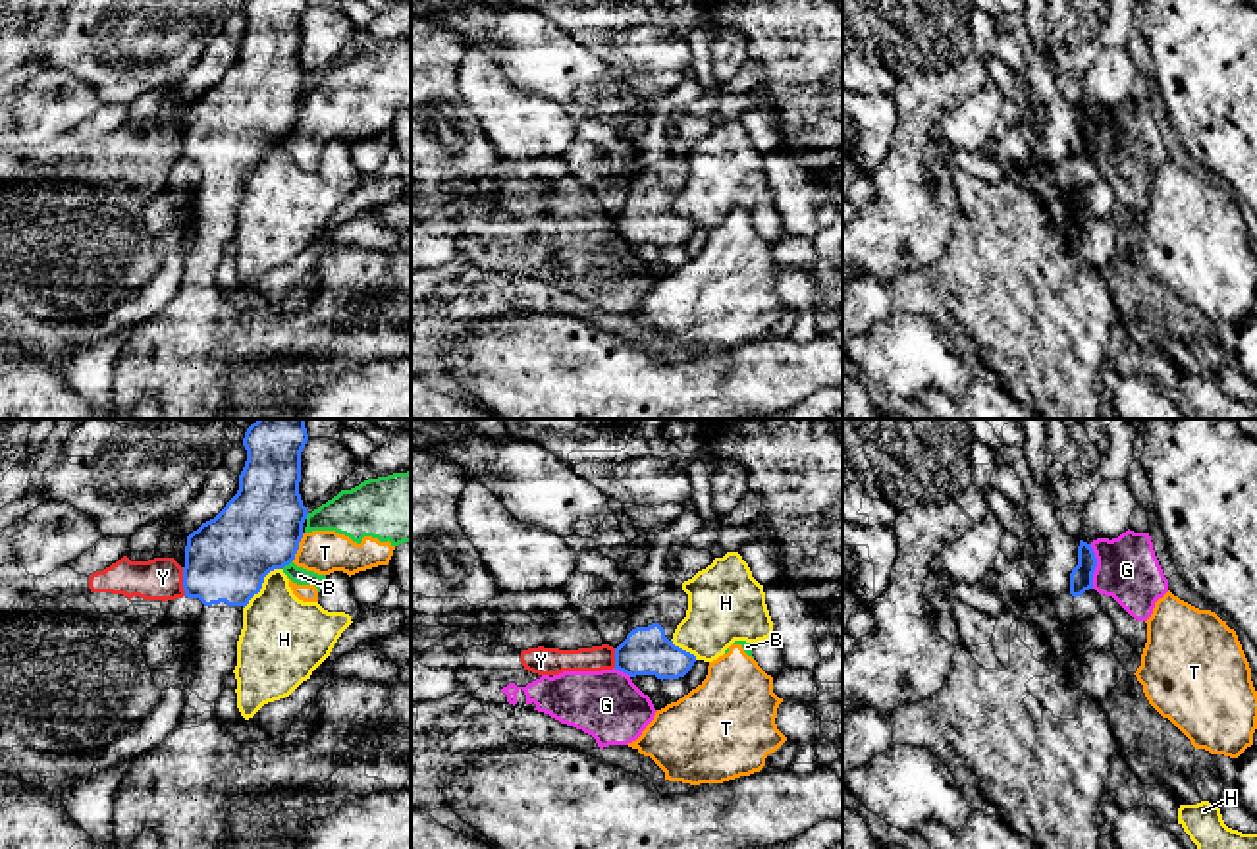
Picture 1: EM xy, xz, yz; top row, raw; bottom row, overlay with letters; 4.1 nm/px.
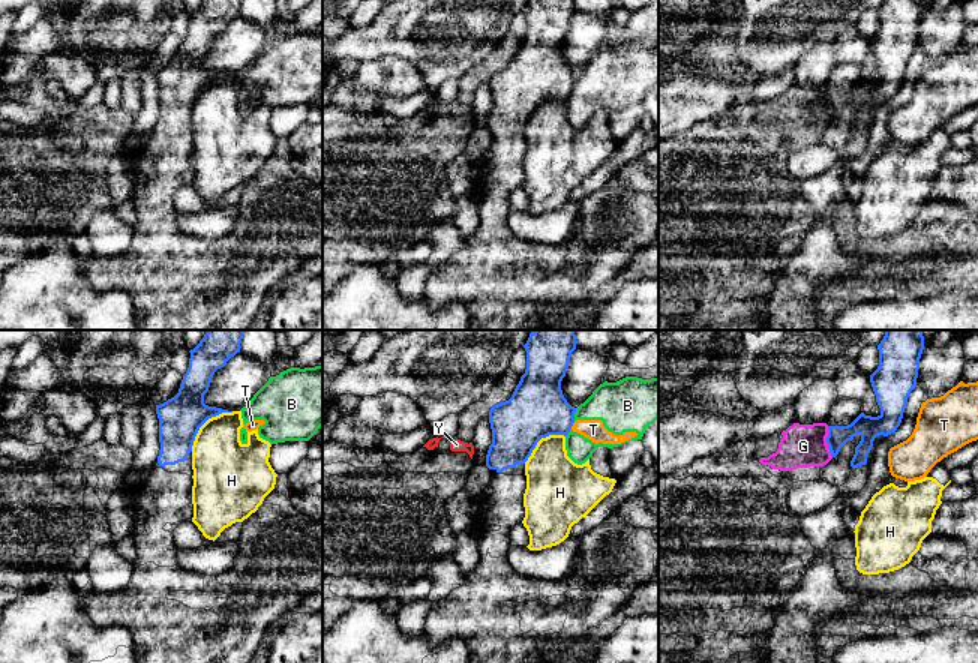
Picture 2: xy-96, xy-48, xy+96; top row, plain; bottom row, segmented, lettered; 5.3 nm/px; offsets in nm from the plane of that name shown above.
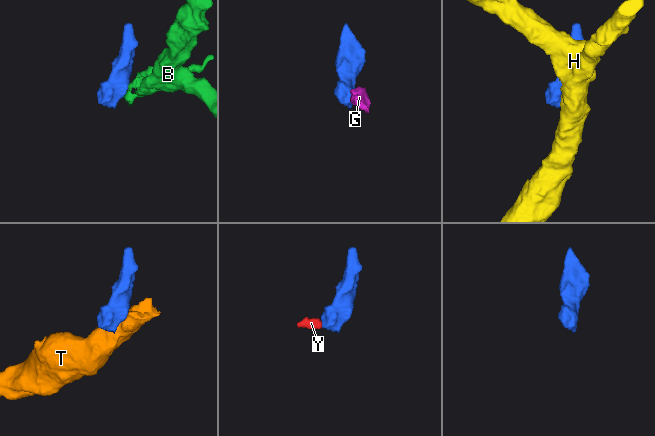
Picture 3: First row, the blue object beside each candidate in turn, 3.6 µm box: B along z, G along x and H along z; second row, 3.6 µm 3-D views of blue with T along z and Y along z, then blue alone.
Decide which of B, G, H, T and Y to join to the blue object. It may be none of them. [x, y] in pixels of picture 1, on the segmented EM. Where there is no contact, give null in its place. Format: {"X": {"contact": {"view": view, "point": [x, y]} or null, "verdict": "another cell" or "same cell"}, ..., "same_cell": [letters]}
{"B": {"contact": {"view": "xy", "point": [286, 564]}, "verdict": "another cell"}, "G": {"contact": {"view": "yz", "point": [1096, 566]}, "verdict": "another cell"}, "H": {"contact": {"view": "xy", "point": [261, 585]}, "verdict": "another cell"}, "T": {"contact": {"view": "xy", "point": [297, 547]}, "verdict": "another cell"}, "Y": {"contact": {"view": "xy", "point": [184, 581]}, "verdict": "another cell"}, "same_cell": []}

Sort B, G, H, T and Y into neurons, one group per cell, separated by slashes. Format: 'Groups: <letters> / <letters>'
Groups: B T / G Y / H

